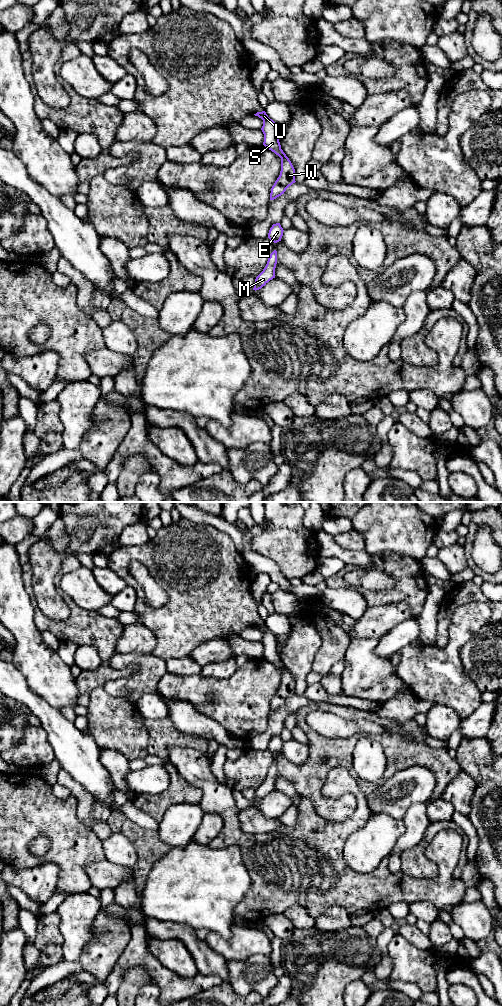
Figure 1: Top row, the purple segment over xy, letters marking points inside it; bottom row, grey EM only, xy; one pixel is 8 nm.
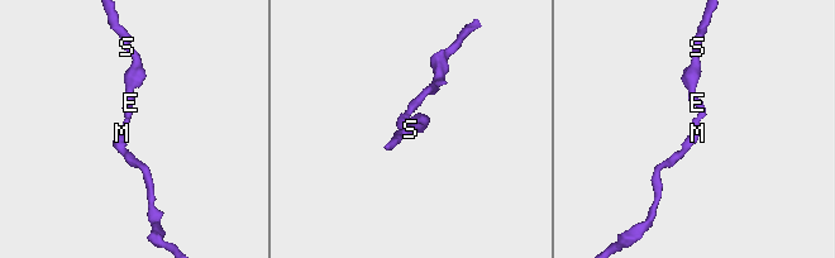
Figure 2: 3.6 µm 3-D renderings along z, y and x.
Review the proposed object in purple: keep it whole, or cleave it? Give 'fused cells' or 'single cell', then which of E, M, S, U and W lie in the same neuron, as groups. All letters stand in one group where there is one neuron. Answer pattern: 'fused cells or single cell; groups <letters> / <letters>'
single cell; groups E M S U W

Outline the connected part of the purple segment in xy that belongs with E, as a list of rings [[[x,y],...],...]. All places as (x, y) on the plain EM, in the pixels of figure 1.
[[[280,735],[273,736],[272,739],[269,742],[268,750],[274,754],[277,755],[281,753],[281,750],[283,748],[283,740],[281,739]]]

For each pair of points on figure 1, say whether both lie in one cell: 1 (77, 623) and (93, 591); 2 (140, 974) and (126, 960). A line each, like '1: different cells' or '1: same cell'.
1: different cells
2: different cells

